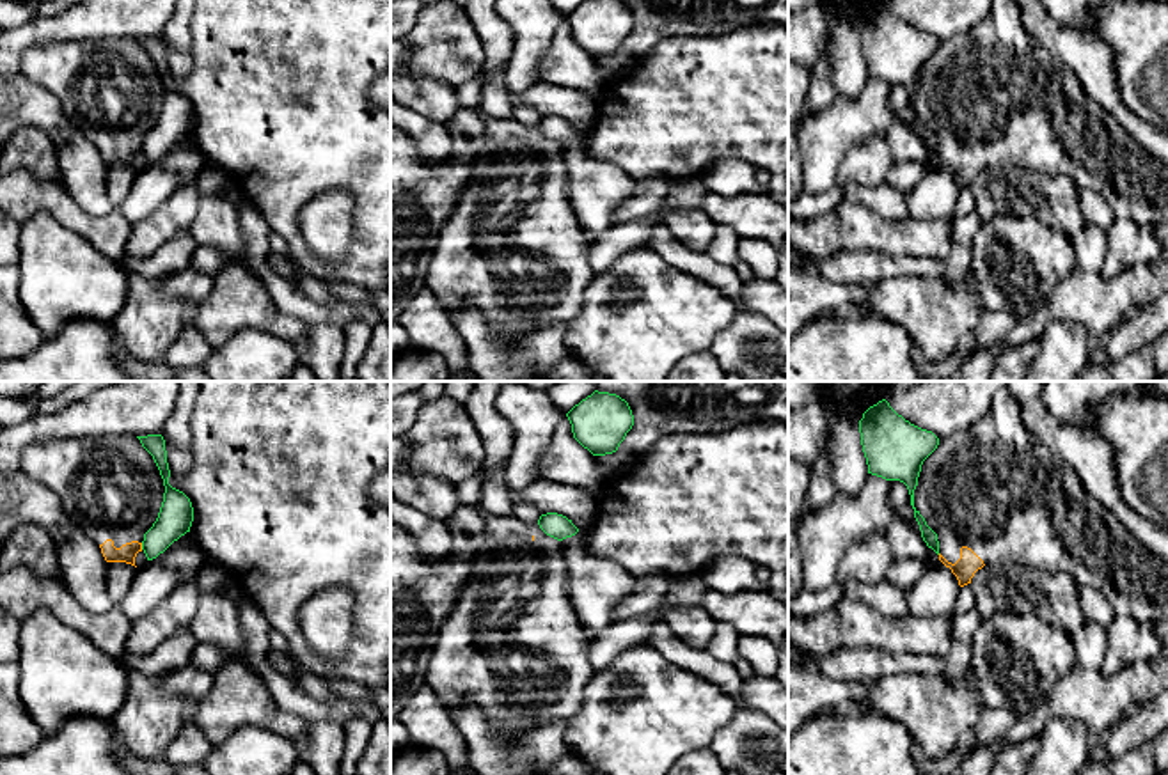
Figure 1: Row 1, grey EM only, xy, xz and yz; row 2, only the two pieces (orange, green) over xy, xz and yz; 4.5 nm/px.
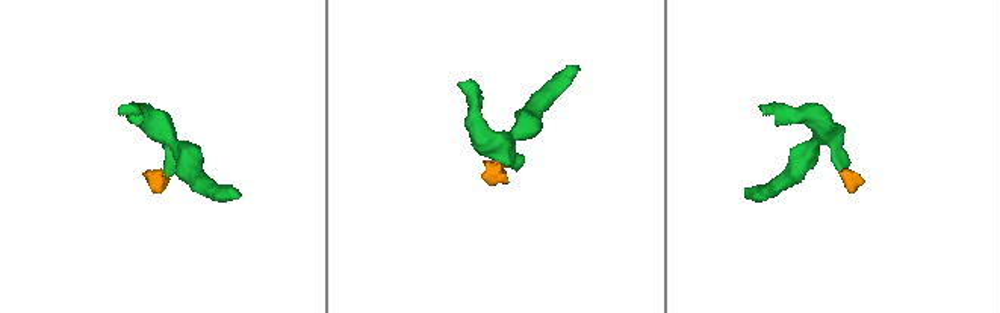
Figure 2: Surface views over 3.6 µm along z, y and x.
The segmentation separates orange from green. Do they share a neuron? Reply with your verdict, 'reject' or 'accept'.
reject

